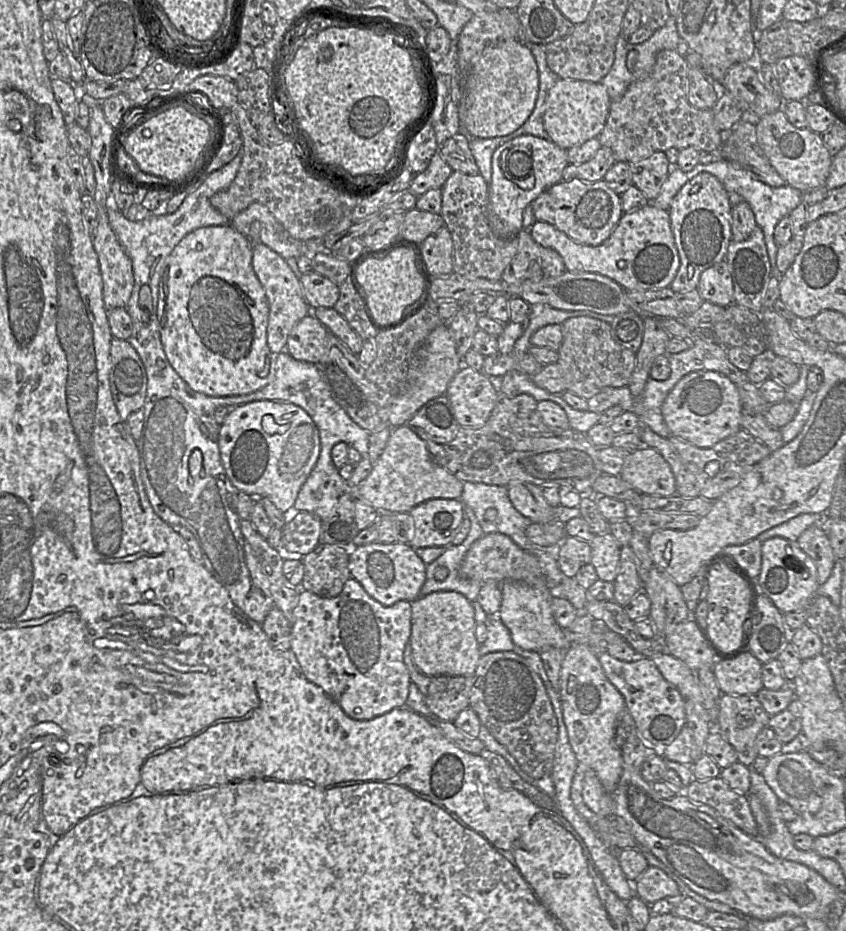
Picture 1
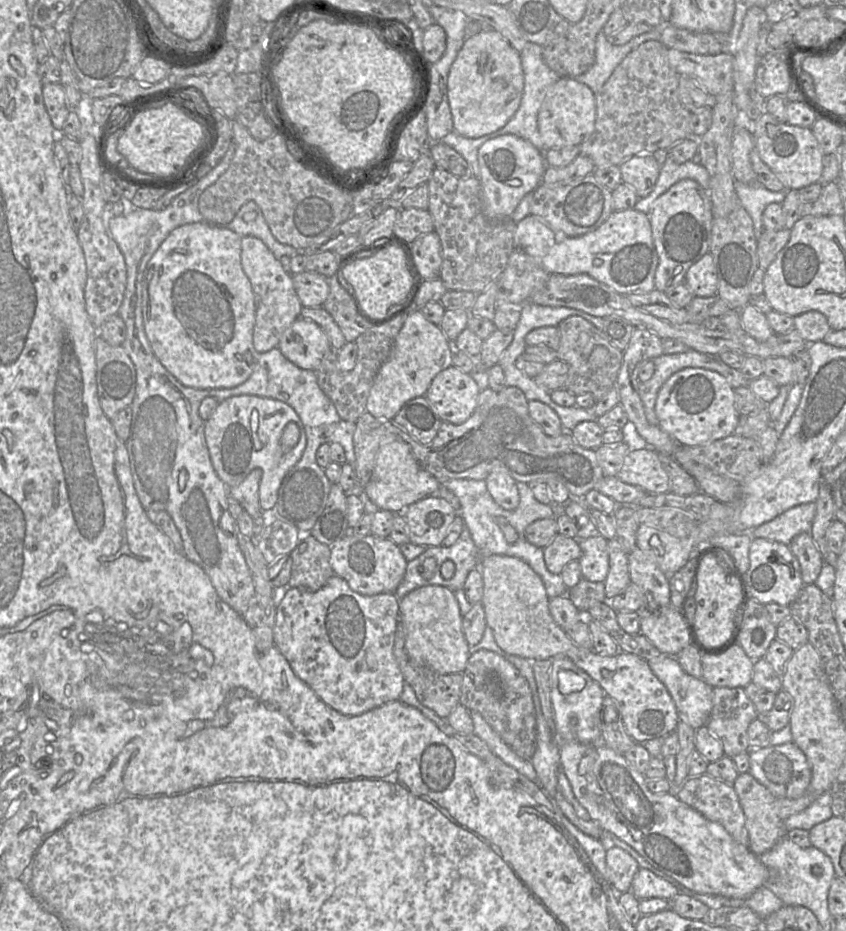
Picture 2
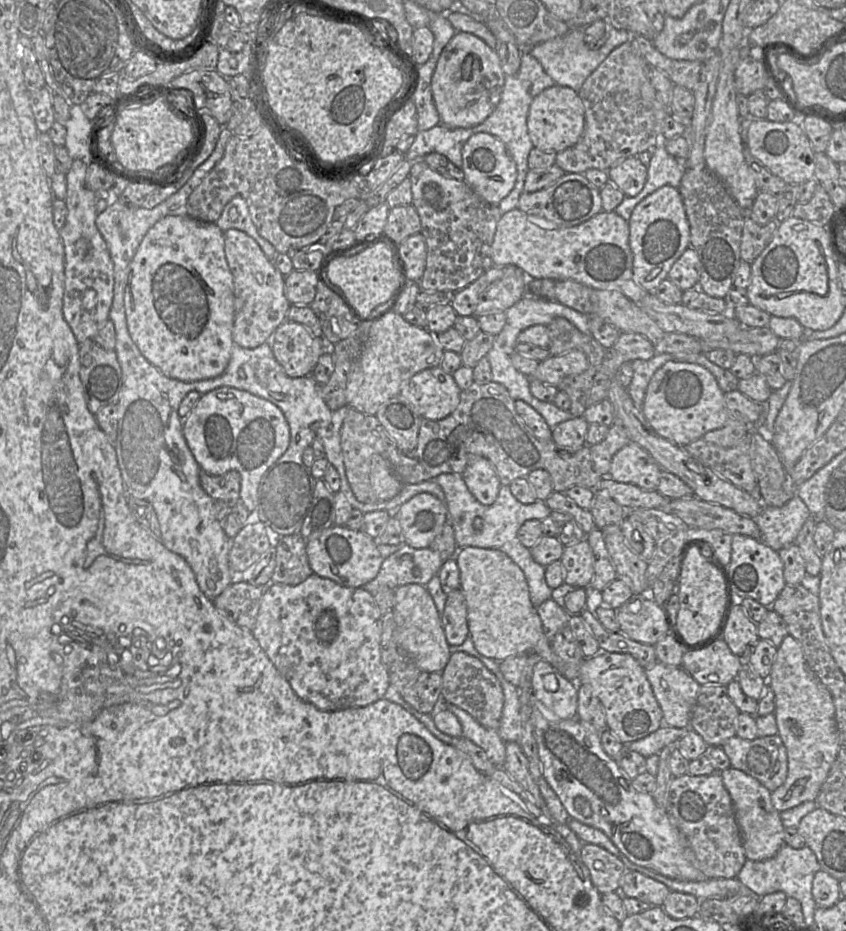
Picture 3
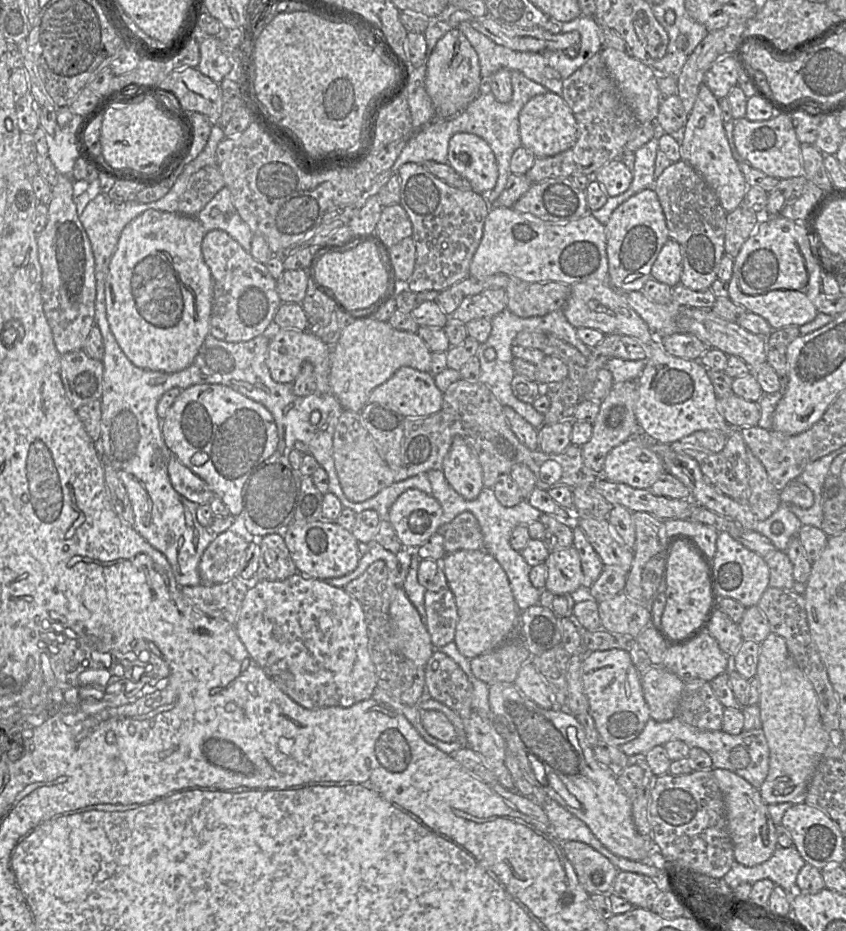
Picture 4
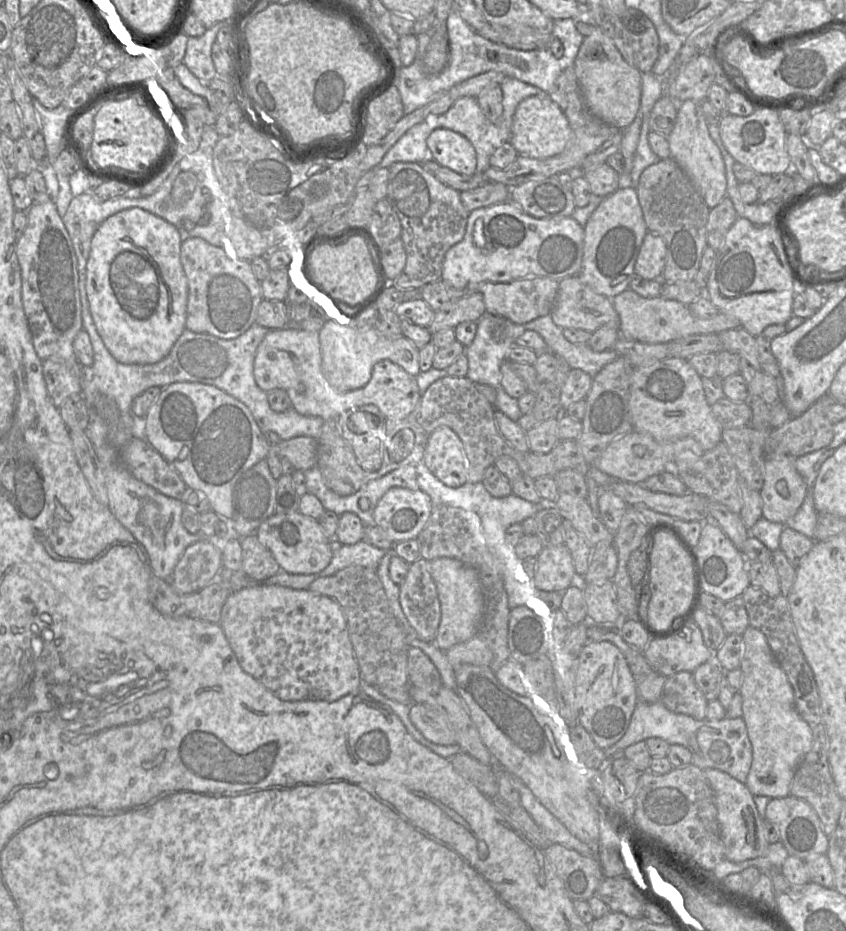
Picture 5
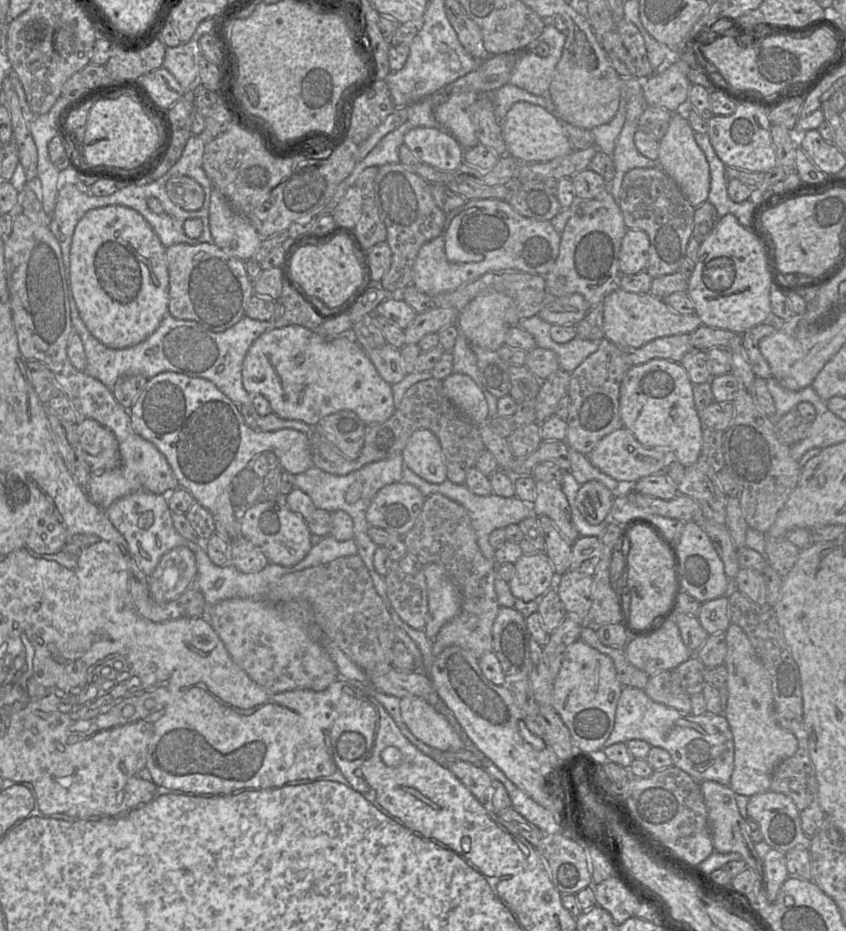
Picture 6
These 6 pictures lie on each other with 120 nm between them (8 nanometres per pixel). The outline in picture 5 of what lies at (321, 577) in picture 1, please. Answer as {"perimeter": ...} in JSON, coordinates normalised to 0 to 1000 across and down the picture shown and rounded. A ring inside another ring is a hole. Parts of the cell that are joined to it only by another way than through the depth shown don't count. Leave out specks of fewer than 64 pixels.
{"perimeter":[[[303,575],[290,576],[281,580],[286,590],[286,612],[300,625],[311,625],[333,611],[322,593]]]}

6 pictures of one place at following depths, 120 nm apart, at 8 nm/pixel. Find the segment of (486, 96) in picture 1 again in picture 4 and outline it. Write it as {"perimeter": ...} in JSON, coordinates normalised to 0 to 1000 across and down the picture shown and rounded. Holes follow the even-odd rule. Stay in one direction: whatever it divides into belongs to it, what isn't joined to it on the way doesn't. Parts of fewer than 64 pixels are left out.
{"perimeter":[[[533,30],[517,44],[505,68],[502,95],[514,116],[515,127],[530,128],[548,118],[567,100],[569,89],[563,55],[540,30]]]}

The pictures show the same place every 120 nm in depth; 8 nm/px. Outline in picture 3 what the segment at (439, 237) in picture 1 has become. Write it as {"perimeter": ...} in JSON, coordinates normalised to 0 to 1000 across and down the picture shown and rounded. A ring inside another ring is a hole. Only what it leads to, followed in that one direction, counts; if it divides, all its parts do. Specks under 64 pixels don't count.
{"perimeter":[[[493,250],[472,261],[472,271],[480,287],[481,298],[483,302],[492,304],[500,296],[504,287],[504,257],[498,250]]]}

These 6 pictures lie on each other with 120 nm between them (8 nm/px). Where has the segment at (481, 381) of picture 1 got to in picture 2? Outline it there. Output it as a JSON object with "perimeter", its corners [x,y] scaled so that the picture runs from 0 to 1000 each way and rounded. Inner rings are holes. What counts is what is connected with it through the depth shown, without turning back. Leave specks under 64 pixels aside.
{"perimeter":[[[532,393],[513,405],[501,426],[524,453],[539,456],[559,445],[569,419],[556,402]]]}

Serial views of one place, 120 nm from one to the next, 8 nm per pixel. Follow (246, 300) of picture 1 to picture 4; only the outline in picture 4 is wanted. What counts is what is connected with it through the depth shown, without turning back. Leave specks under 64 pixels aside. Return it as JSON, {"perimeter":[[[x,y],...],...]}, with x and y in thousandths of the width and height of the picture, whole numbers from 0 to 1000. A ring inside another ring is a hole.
{"perimeter":[[[176,224],[169,228],[150,241],[143,249],[124,299],[123,316],[125,340],[129,347],[129,352],[141,373],[160,393],[168,396],[193,400],[210,400],[216,397],[228,389],[242,363],[247,360],[247,344],[252,320],[252,301],[238,270],[239,258],[243,250],[242,245],[232,233],[182,224]]]}

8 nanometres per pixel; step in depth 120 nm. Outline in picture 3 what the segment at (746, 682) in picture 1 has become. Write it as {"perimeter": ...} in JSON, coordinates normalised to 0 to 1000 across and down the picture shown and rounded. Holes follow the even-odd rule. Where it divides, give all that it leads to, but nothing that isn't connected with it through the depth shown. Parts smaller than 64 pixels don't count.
{"perimeter":[[[851,682],[836,695],[824,699],[811,699],[805,718],[827,736],[859,737],[870,727],[879,708],[868,704]]]}

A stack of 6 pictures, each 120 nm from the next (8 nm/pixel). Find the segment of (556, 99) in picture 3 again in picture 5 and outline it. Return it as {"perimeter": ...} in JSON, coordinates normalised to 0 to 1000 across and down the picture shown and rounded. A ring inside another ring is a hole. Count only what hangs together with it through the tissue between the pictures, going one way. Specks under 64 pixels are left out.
{"perimeter":[[[630,103],[617,108],[608,122],[602,154],[612,165],[630,171],[648,171],[663,165],[675,149],[670,126],[649,103]]]}

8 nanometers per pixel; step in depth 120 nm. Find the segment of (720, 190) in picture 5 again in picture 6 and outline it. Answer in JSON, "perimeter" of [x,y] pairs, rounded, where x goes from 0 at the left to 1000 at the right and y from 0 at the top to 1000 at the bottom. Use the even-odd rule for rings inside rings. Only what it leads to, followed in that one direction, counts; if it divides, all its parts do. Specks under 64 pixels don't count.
{"perimeter":[[[799,120],[794,124],[790,141],[779,151],[777,176],[801,198],[818,221],[825,222],[836,217],[840,201],[838,176],[807,121]]]}

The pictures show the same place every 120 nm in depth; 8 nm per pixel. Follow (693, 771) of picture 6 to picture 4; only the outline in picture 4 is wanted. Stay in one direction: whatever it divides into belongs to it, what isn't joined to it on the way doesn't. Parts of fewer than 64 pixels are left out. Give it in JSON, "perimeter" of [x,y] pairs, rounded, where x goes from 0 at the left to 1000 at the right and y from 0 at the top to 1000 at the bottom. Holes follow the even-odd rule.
{"perimeter":[[[799,770],[790,774],[778,776],[768,771],[760,785],[751,794],[730,803],[741,812],[762,810],[774,801],[784,801],[796,795],[810,797],[816,803],[833,806],[842,815],[843,825],[862,827],[884,839],[897,849],[909,828],[909,801],[900,783],[878,784],[872,789],[863,789],[856,785],[836,785],[810,778]]]}

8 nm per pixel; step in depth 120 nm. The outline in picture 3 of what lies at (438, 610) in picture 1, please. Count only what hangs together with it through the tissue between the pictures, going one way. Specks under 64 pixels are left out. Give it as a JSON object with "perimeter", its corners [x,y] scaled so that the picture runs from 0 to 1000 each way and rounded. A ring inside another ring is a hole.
{"perimeter":[[[479,627],[466,635],[468,690],[470,697],[496,719],[521,722],[528,714],[533,698],[521,668],[521,660],[502,628]]]}

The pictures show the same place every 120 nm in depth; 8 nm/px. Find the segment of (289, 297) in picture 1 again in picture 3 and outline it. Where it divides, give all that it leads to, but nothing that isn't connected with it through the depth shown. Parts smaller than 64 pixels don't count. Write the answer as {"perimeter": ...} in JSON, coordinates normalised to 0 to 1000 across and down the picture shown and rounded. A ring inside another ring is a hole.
{"perimeter":[[[271,246],[265,248],[265,271],[277,304],[277,371],[303,374],[318,367],[325,354],[339,343],[344,329],[336,316],[336,299],[304,260],[291,250]]]}

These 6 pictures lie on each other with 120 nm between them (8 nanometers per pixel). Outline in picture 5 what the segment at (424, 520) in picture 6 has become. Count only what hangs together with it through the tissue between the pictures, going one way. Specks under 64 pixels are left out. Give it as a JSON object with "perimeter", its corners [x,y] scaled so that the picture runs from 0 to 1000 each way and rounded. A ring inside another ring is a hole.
{"perimeter":[[[514,544],[504,565],[492,579],[496,584],[499,599],[507,603],[520,598],[537,599],[564,612],[573,643],[567,671],[558,685],[535,693],[526,701],[535,718],[557,713],[576,715],[585,723],[595,712],[605,709],[599,690],[602,658],[605,653],[600,648],[592,605],[574,585],[565,554],[541,545]]]}

